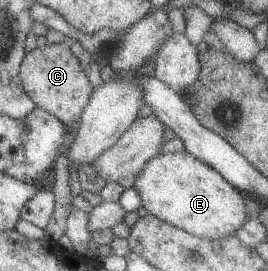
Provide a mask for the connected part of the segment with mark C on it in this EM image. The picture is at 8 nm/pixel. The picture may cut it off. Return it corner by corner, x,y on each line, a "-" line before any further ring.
69,40
39,48
32,46
21,65
21,78
26,93
34,98
38,107
53,113
67,126
80,122
84,108
91,102
95,90
81,59
72,51

